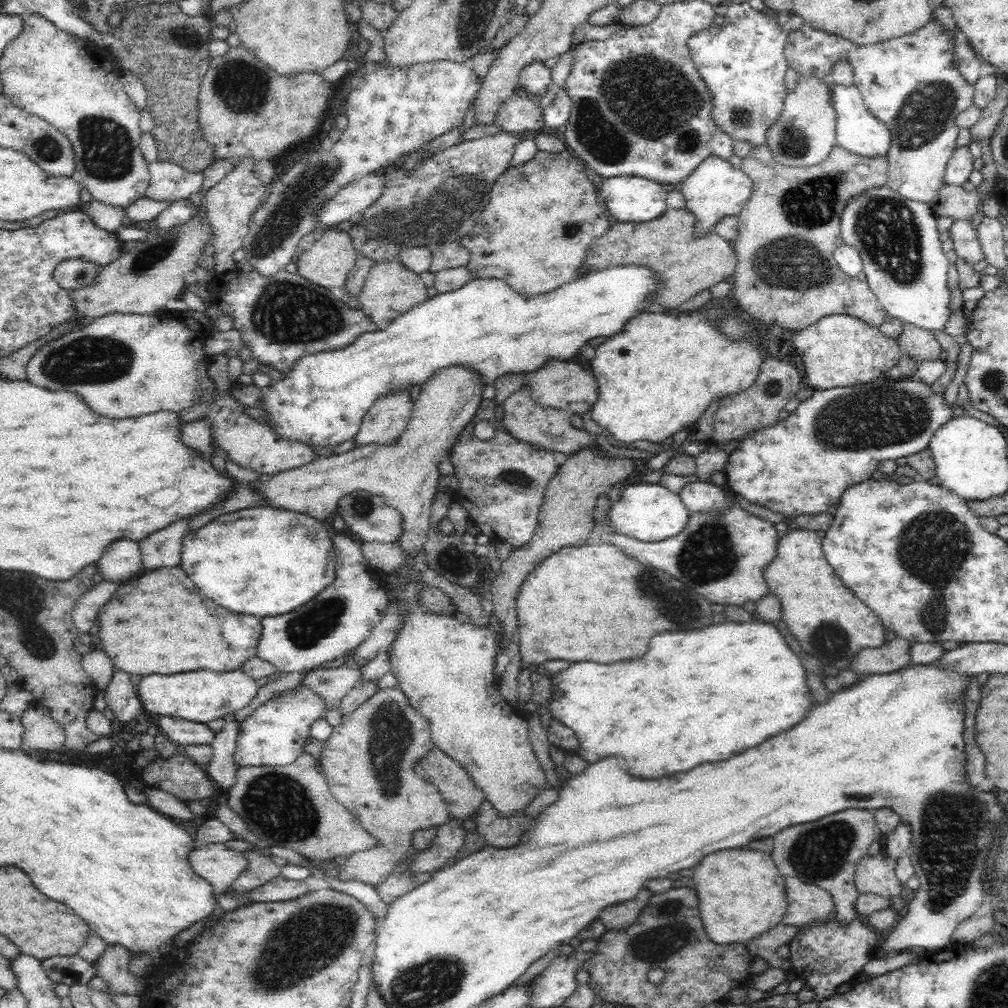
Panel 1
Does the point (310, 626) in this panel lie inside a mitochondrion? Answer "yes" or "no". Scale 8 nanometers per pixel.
yes

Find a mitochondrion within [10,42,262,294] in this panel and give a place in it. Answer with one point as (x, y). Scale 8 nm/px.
(108, 156)

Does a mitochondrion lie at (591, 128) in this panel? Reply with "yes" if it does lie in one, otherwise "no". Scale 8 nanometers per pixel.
yes

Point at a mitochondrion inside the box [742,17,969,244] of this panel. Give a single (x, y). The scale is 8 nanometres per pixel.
(921, 120)

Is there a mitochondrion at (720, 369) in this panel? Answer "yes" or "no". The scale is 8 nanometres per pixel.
no

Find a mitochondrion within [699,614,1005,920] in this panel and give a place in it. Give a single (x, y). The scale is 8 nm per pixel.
(946, 820)

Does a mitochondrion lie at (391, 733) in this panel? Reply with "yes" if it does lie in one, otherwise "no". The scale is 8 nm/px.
yes

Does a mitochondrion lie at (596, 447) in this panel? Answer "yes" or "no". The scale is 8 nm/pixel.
no

